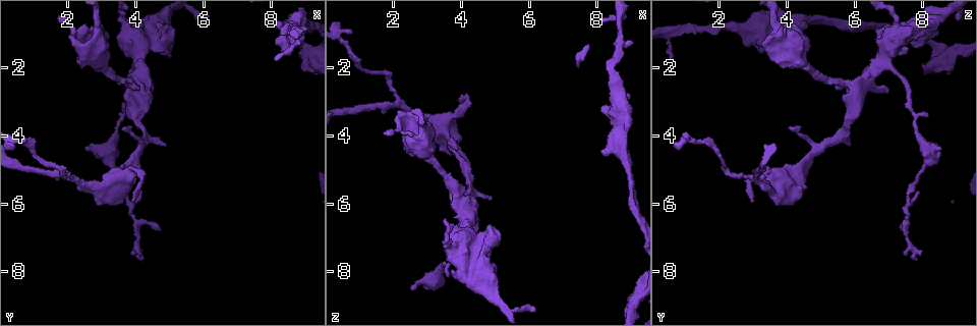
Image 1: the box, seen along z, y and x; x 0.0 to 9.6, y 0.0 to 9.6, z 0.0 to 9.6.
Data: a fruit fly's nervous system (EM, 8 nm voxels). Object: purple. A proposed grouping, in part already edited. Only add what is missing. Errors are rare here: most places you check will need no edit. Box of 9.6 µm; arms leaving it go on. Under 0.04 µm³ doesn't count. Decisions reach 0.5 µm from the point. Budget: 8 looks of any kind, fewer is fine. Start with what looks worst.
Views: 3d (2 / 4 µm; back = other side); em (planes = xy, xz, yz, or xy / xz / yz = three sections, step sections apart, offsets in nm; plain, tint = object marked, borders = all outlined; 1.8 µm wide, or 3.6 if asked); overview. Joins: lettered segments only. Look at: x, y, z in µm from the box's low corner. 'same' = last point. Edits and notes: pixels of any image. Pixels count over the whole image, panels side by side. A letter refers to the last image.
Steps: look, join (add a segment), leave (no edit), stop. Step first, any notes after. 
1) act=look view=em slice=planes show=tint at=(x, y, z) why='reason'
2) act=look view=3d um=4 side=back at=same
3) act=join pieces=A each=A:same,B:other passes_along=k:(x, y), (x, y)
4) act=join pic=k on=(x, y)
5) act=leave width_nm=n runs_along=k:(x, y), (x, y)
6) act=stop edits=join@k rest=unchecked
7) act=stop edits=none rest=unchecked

act=look view=em slice=yz step=4 show=borders at=(8.90, 2.05, 8.80) why='stops while still wide'

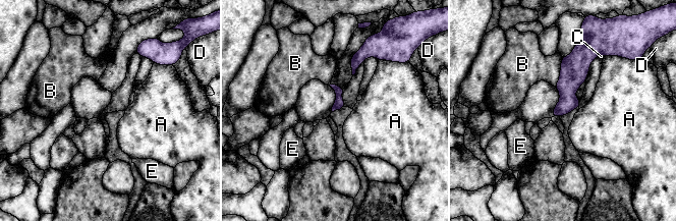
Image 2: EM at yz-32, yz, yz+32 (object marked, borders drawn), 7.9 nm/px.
act=look view=em slice=planes show=borders at=same

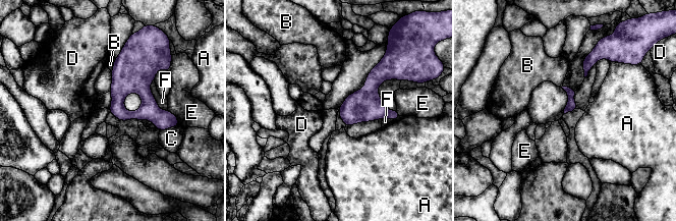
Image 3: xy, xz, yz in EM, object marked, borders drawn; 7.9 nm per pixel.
act=leave longest_contact=F:280nm each=A:other,B:other,C:other,D:other,E:other,F:other found='none of them fits'

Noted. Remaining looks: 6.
act=look view=3d um=4 at=(4.50, 0.95, 7.75) why='thick turns thin'

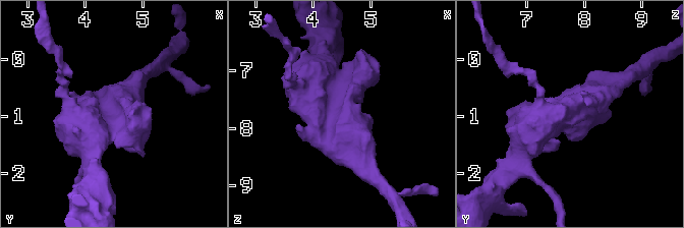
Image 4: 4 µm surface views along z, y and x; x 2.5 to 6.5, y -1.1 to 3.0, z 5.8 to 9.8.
act=look view=em slice=planes show=plain at=(4.40, 0.95, 7.70)

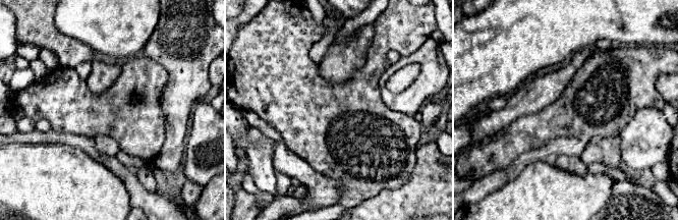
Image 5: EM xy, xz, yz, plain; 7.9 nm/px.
act=look view=em slice=planes show=borders at=same

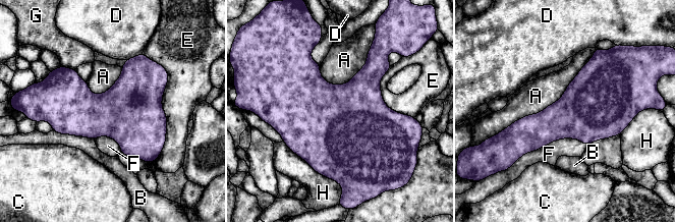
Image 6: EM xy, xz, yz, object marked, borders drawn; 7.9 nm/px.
act=leave longest_contact=A:1000nm each=A:other,B:other,C:other,D:other,E:other,F:other,G:other,H:other border=6:(595, 48), (558, 100), (501, 131) found='none of them fits'

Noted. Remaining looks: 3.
act=look view=3d um=4 at=(8.60, 1.30, 2.75) why='touches itself'

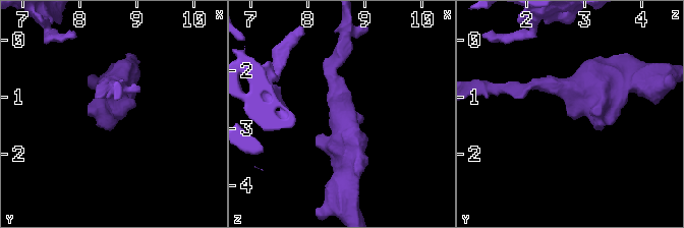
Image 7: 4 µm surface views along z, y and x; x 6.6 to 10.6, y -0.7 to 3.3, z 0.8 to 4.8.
act=look view=em slice=xy step=8 show=tint at=(8.70, 1.30, 2.80) arm_widths_nm=280,420

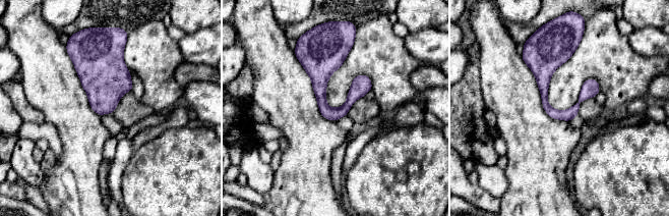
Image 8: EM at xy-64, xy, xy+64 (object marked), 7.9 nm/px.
act=look view=em slice=planes show=borders at=same why='another direction'

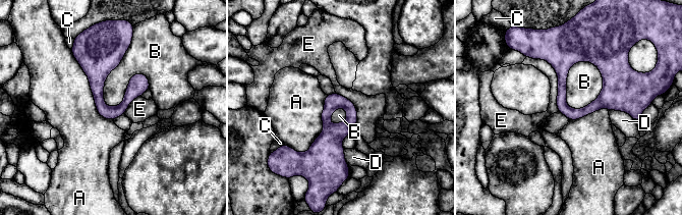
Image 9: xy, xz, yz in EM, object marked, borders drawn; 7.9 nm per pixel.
act=leave each=A:other,B:other,C:other,D:other,E:other runs_along=9:(564, 46), (594, 56), (630, 110) found='no lettered segment goes on from it'

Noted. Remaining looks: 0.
act=stop edits=none rest=unchecked

